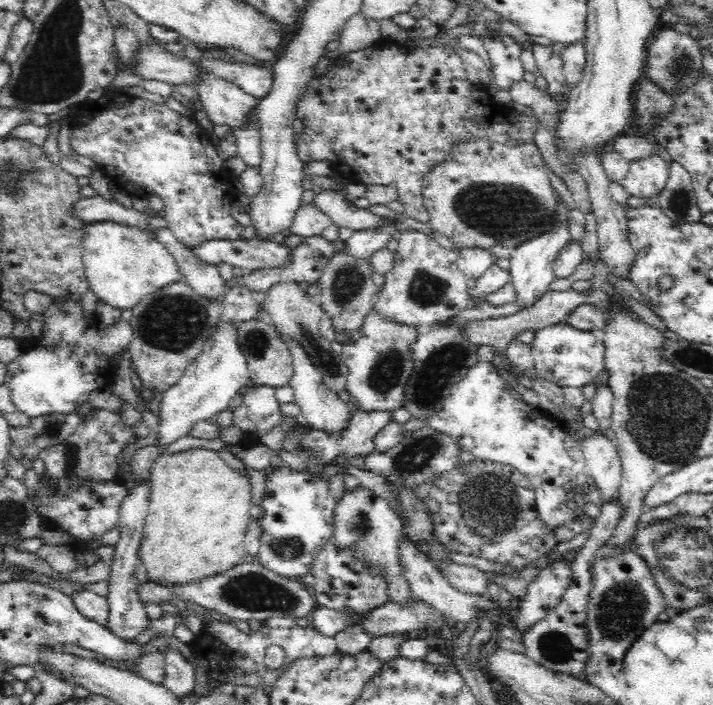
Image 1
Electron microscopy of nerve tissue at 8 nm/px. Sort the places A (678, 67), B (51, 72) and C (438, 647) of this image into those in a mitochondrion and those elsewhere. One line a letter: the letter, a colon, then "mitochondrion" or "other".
A: mitochondrion
B: mitochondrion
C: other

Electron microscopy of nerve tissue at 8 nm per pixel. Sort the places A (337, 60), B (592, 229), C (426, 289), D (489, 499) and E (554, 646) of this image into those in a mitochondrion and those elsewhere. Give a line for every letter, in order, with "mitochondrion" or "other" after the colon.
A: other
B: other
C: mitochondrion
D: mitochondrion
E: mitochondrion

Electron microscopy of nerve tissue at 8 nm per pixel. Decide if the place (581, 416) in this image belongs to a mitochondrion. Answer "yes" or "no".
no

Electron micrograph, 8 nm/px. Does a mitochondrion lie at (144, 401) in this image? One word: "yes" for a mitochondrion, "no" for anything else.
no

